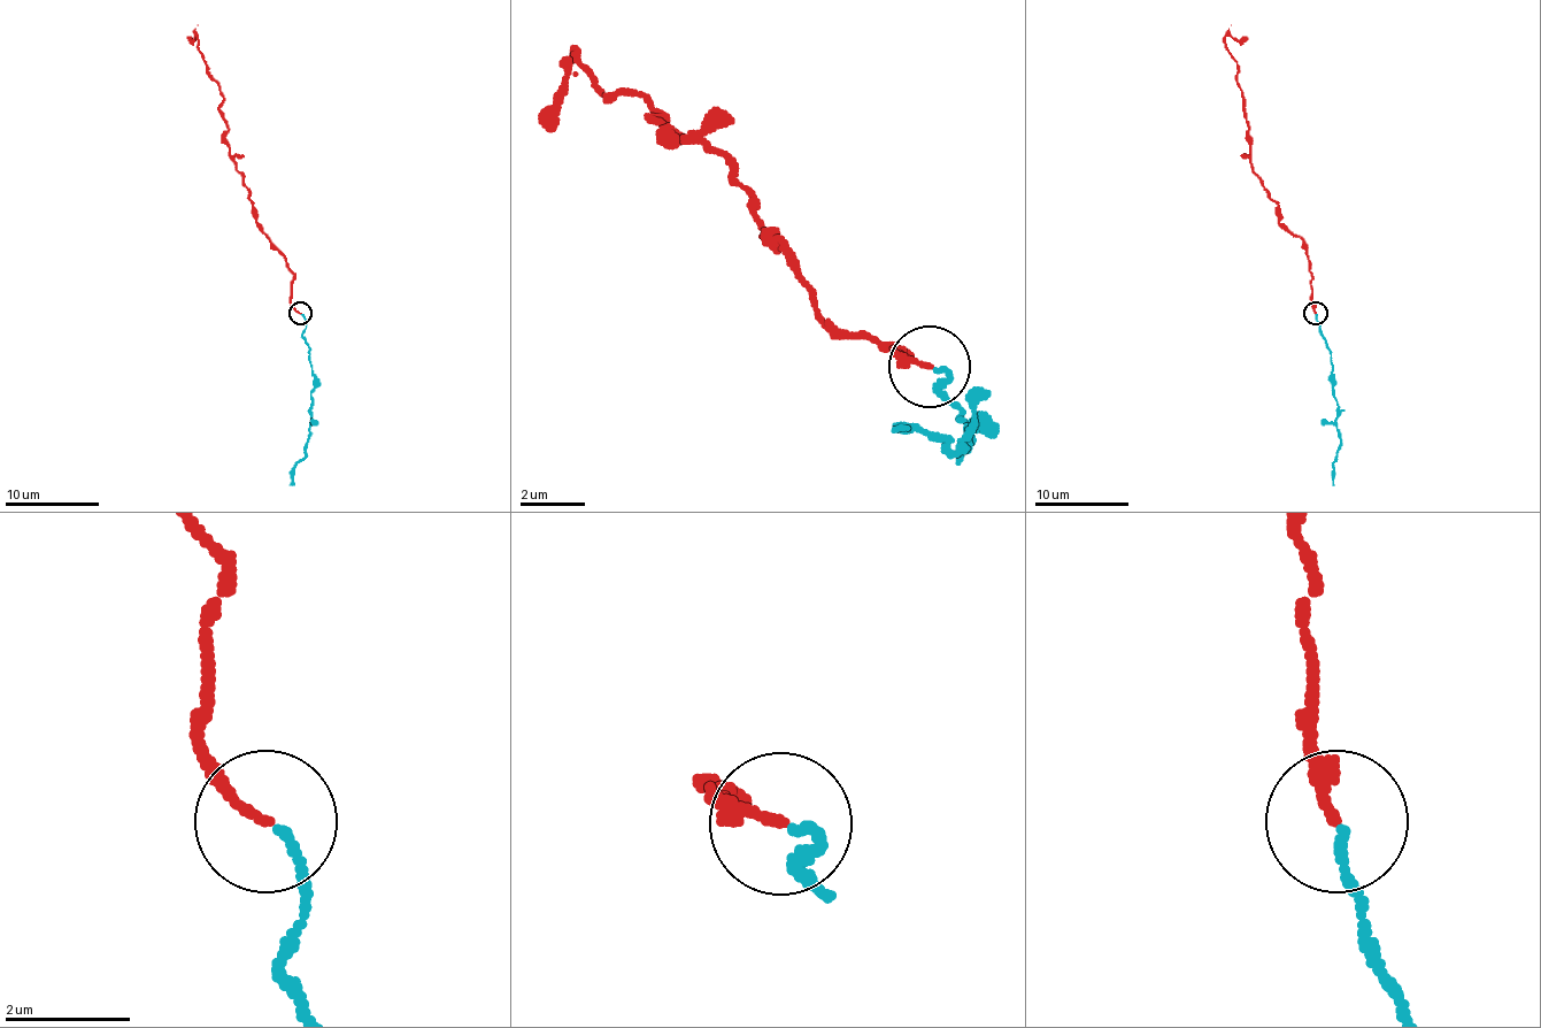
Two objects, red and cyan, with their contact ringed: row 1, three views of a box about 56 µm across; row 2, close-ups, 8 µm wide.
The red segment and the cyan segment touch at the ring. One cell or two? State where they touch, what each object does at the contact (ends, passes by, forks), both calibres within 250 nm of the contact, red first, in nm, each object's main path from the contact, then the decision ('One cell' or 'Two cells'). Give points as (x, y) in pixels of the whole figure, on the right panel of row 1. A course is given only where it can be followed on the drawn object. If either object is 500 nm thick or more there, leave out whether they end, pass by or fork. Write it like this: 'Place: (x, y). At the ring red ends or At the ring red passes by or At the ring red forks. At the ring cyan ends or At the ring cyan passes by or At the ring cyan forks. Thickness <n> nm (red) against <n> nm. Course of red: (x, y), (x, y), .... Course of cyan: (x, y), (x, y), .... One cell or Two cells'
Place: (1316, 313). At the ring red ends. At the ring cyan ends. Thickness 150 nm (red) against 140 nm. Course of red: (1316, 314), (1311, 301), (1307, 245), (1278, 222), (1278, 206), (1253, 170), (1243, 92), (1224, 38), (1248, 38). Course of cyan: (1316, 314), (1320, 335), (1330, 351), (1332, 389), (1338, 400), (1340, 447), (1332, 465), (1335, 485). One cell

